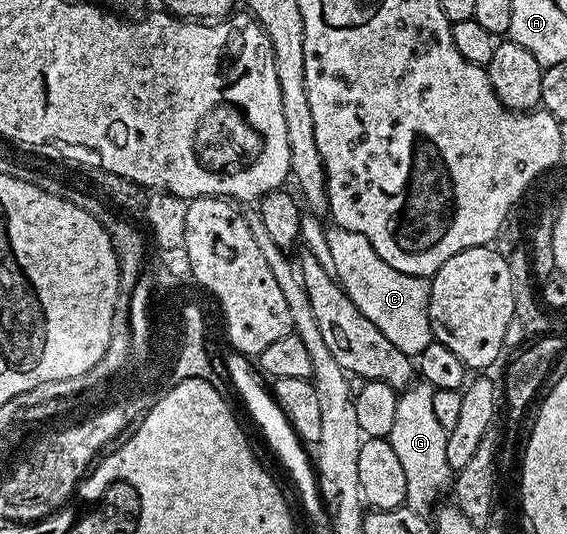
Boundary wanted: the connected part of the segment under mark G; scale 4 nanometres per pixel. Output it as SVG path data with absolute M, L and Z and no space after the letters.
M421 381L415 382L401 392L396 405L396 422L392 424L392 433L388 437L392 449L396 449L396 457L399 458L400 465L404 468L404 477L408 481L406 503L419 513L425 512L427 510L425 507L433 508L439 502L439 500L437 501L438 494L441 491L449 492L452 487L452 472L448 465L448 445L446 444L448 433L444 429L444 425L440 425L439 418L436 417L432 405L434 393L433 387L429 387L427 383Z

